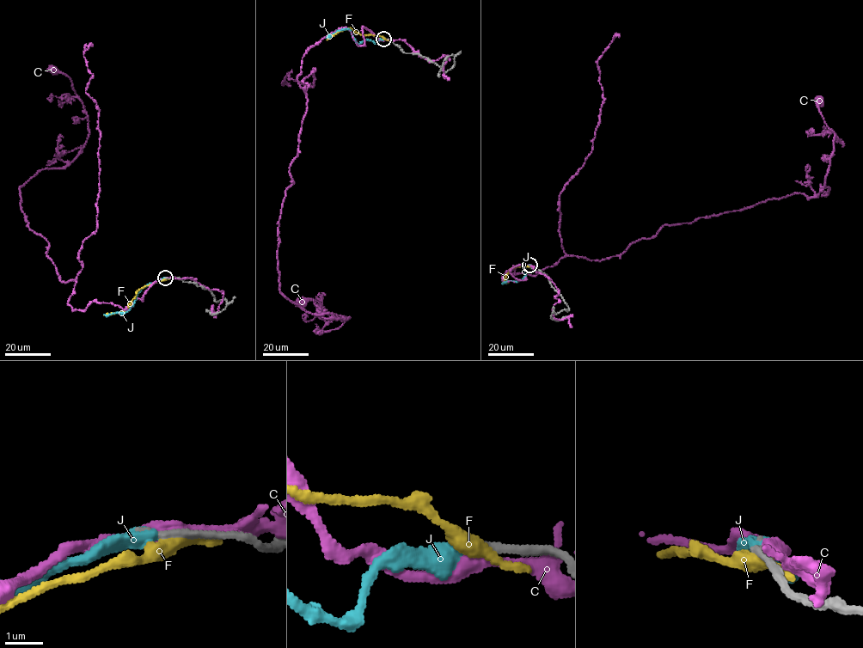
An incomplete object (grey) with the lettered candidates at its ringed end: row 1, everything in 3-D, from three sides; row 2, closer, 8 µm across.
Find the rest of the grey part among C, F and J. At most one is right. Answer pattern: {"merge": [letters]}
{"merge": ["J"]}

